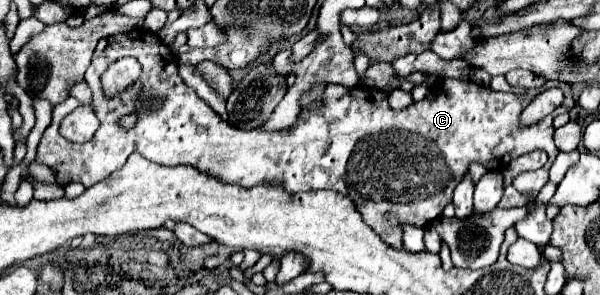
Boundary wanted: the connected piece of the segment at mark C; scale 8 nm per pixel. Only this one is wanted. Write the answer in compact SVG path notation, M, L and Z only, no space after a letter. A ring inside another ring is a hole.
M142 27L102 39L94 51L86 81L94 93L92 107L100 119L100 129L86 143L64 139L58 131L60 121L78 105L78 101L66 99L54 107L52 123L44 131L36 153L36 161L52 169L62 187L74 181L92 187L116 169L122 169L132 153L140 153L152 163L172 167L192 165L203 173L242 187L284 181L286 191L334 189L350 195L366 223L384 243L396 249L404 249L402 233L400 227L384 217L384 213L396 213L396 219L404 225L428 227L428 223L438 219L452 201L454 187L474 161L484 163L488 169L502 169L512 157L516 159L534 149L544 149L548 153L548 163L538 171L524 172L514 179L514 187L534 203L540 189L546 185L548 169L558 155L552 139L552 119L574 107L570 85L559 81L548 81L540 89L528 89L526 95L520 97L514 93L498 93L472 81L444 79L444 89L438 89L432 101L424 99L404 111L392 111L388 99L378 89L362 85L352 89L328 85L324 89L322 107L304 109L300 123L294 129L278 133L262 129L244 131L222 121L194 89L184 85L178 75L174 53L154 33L148 33ZM126 55L138 59L142 77L126 87L126 91L106 97L102 93L100 75L110 63ZM549 87L564 91L562 105L536 125L522 127L522 109L532 97ZM130 113L138 115L136 125L132 129L120 127L120 117Z

